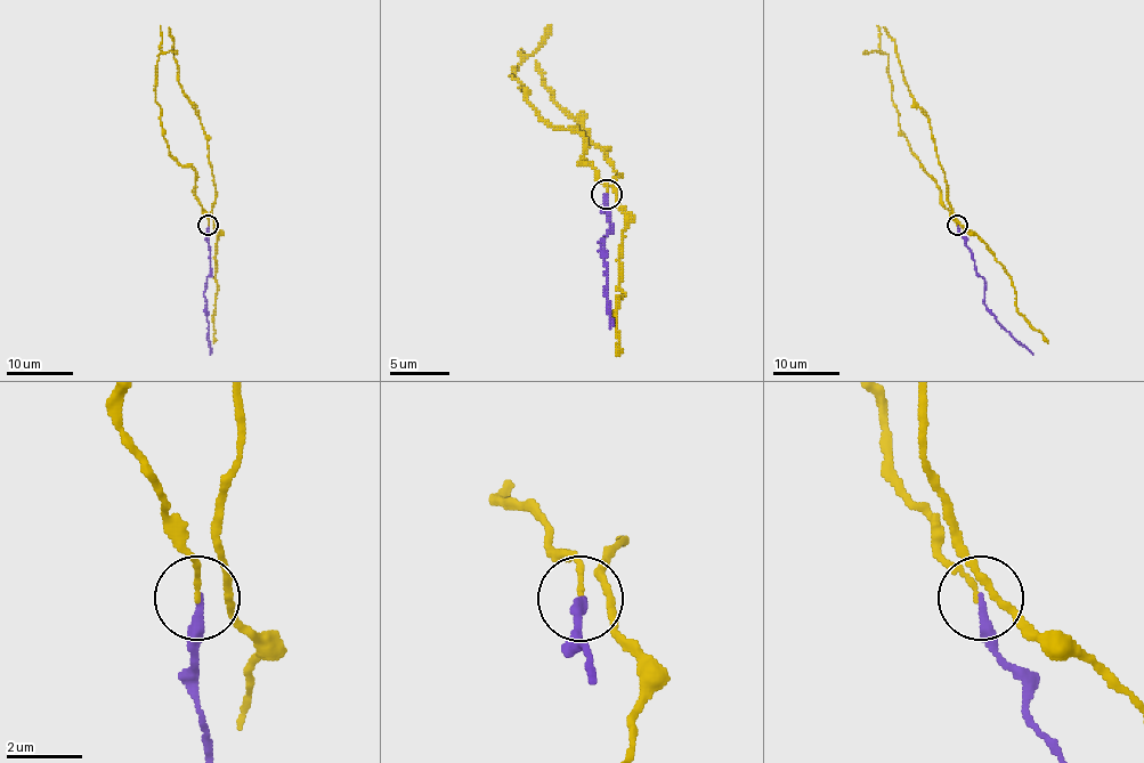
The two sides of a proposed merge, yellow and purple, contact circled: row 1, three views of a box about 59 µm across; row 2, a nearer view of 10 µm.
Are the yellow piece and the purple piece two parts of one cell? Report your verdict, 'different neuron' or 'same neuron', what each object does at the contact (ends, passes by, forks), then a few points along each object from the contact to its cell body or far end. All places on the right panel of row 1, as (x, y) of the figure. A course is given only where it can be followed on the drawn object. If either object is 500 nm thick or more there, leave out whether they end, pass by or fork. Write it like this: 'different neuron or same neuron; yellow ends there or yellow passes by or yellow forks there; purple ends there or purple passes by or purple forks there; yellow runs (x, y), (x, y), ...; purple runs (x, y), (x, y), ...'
same neuron; yellow ends there; purple ends there; yellow runs (956, 225), (940, 187), (922, 167), (900, 129), (891, 100), (887, 55), (879, 49), (876, 25); purple runs (958, 225), (974, 261), (974, 269), (984, 279), (986, 308), (1032, 355)

